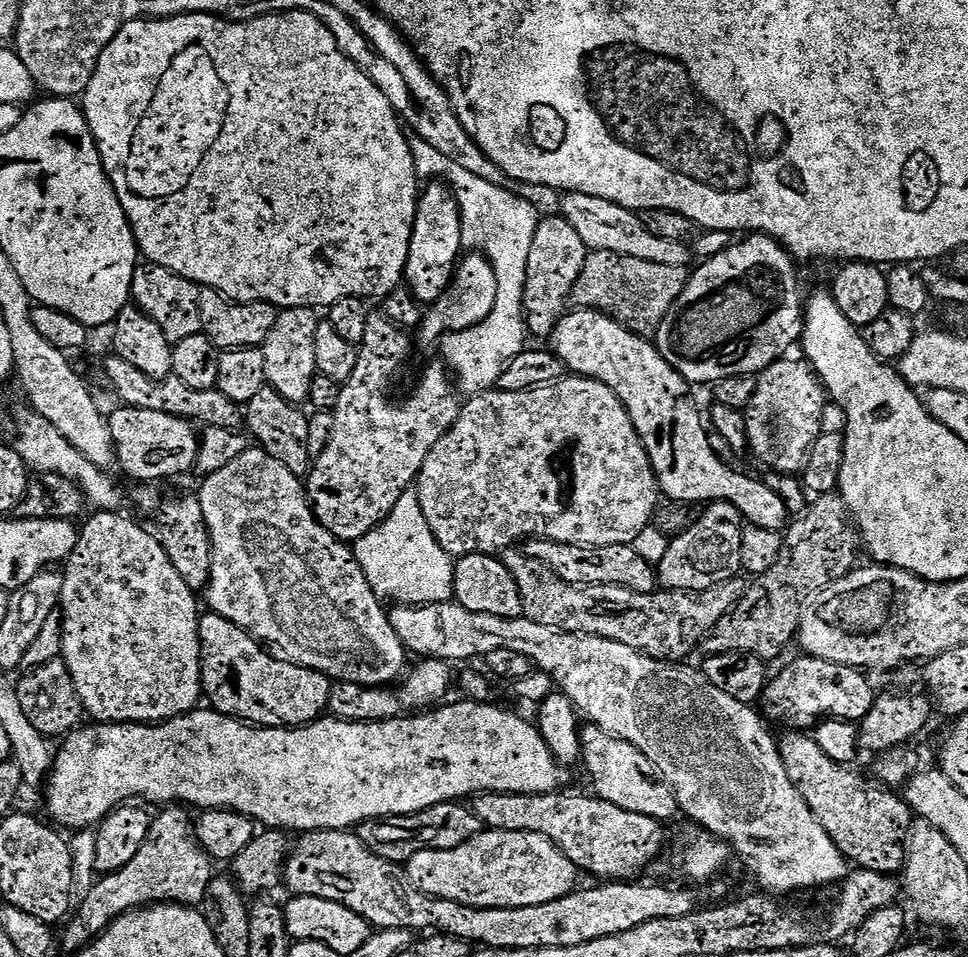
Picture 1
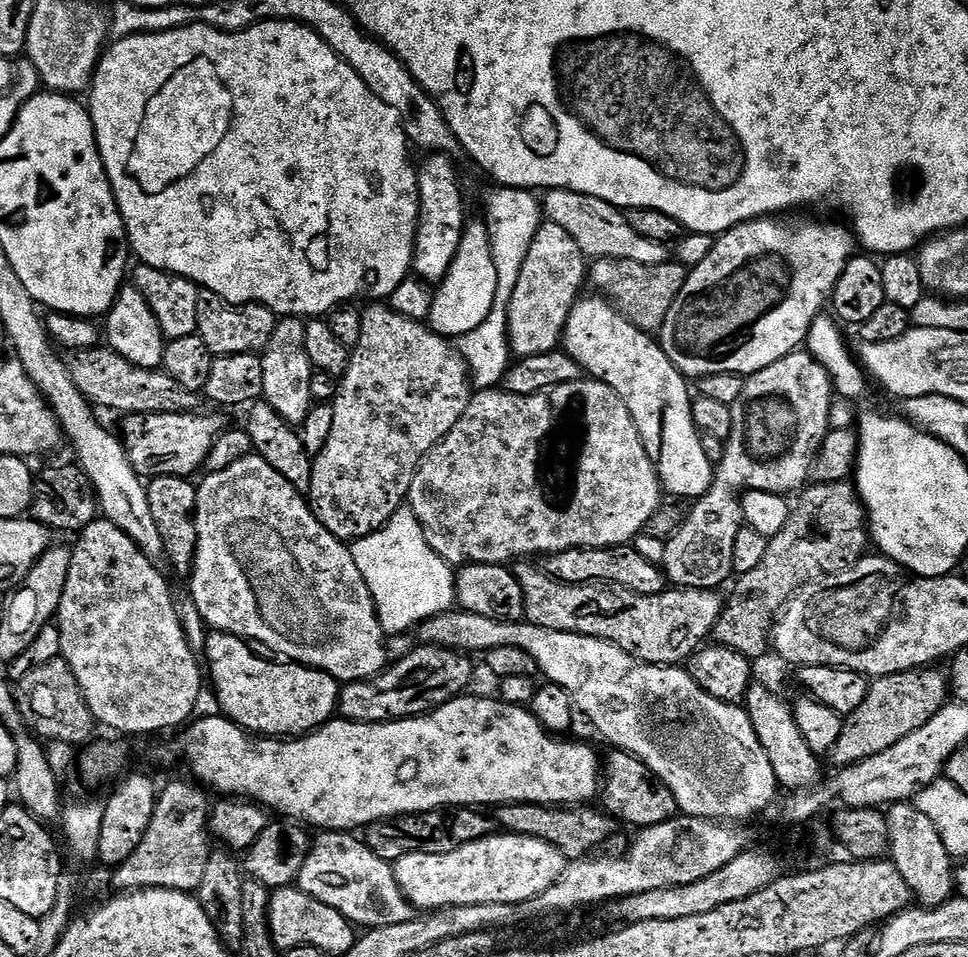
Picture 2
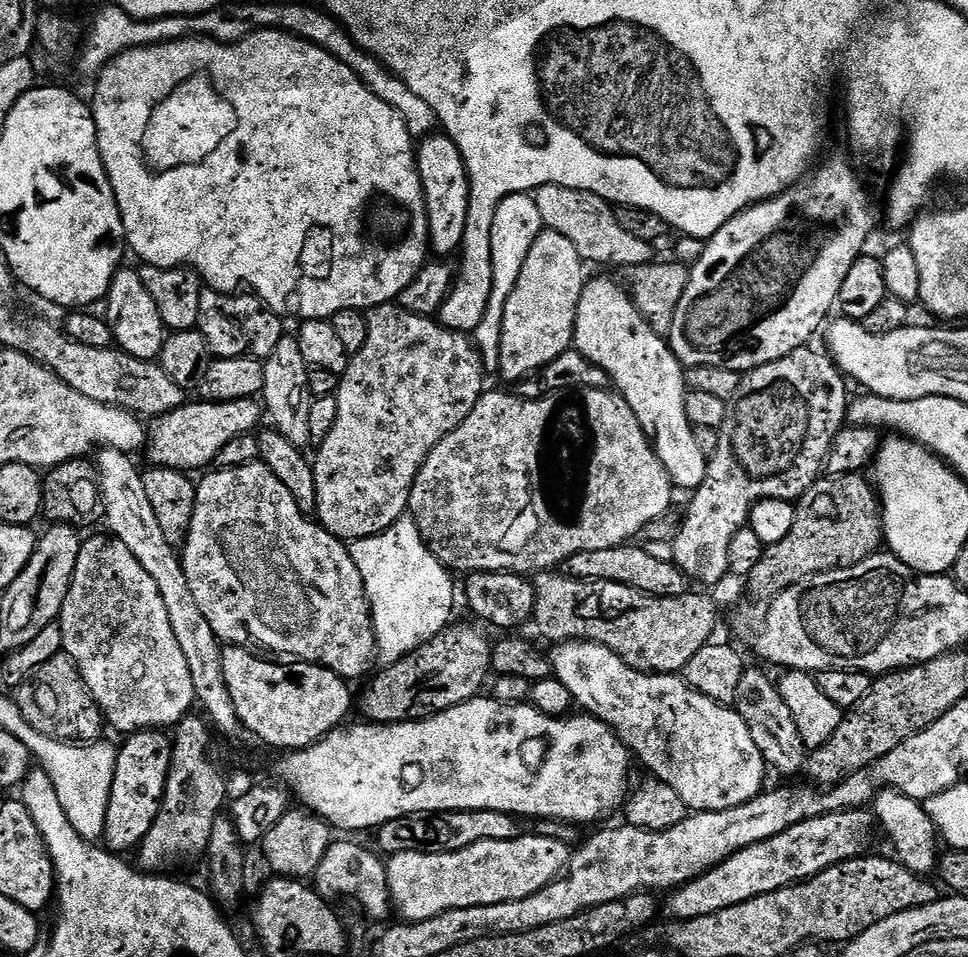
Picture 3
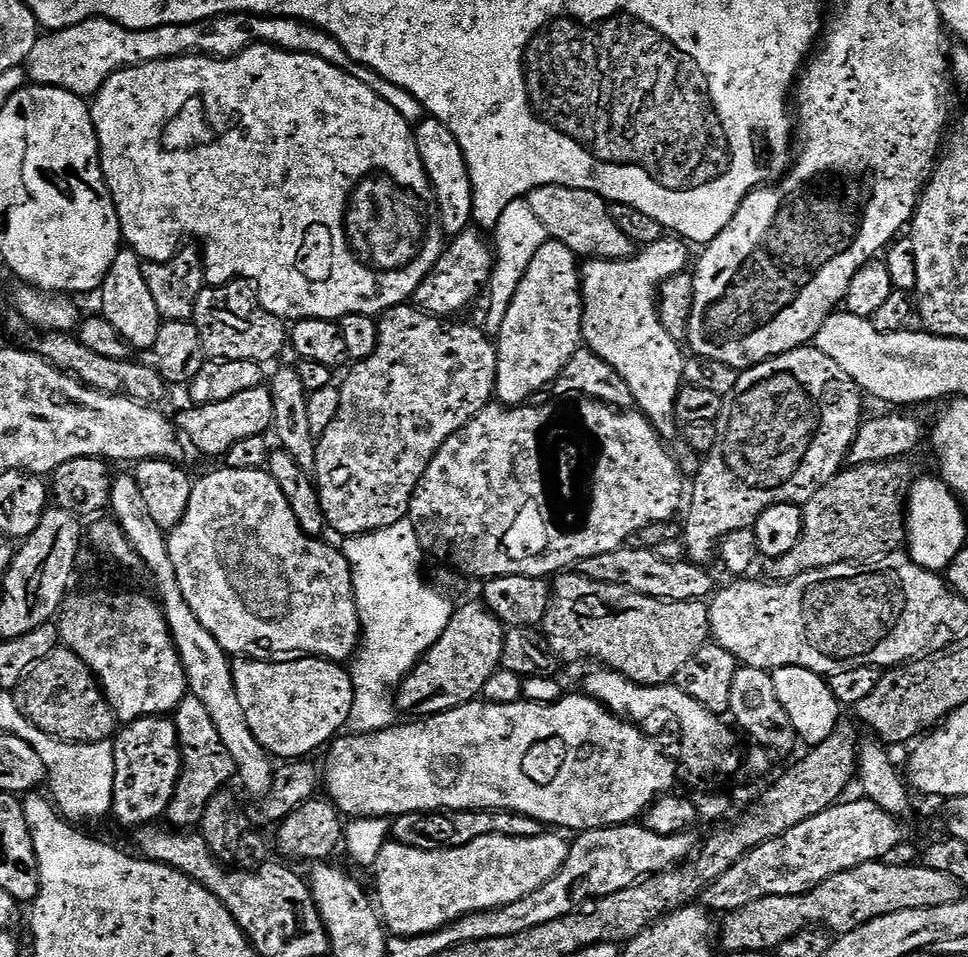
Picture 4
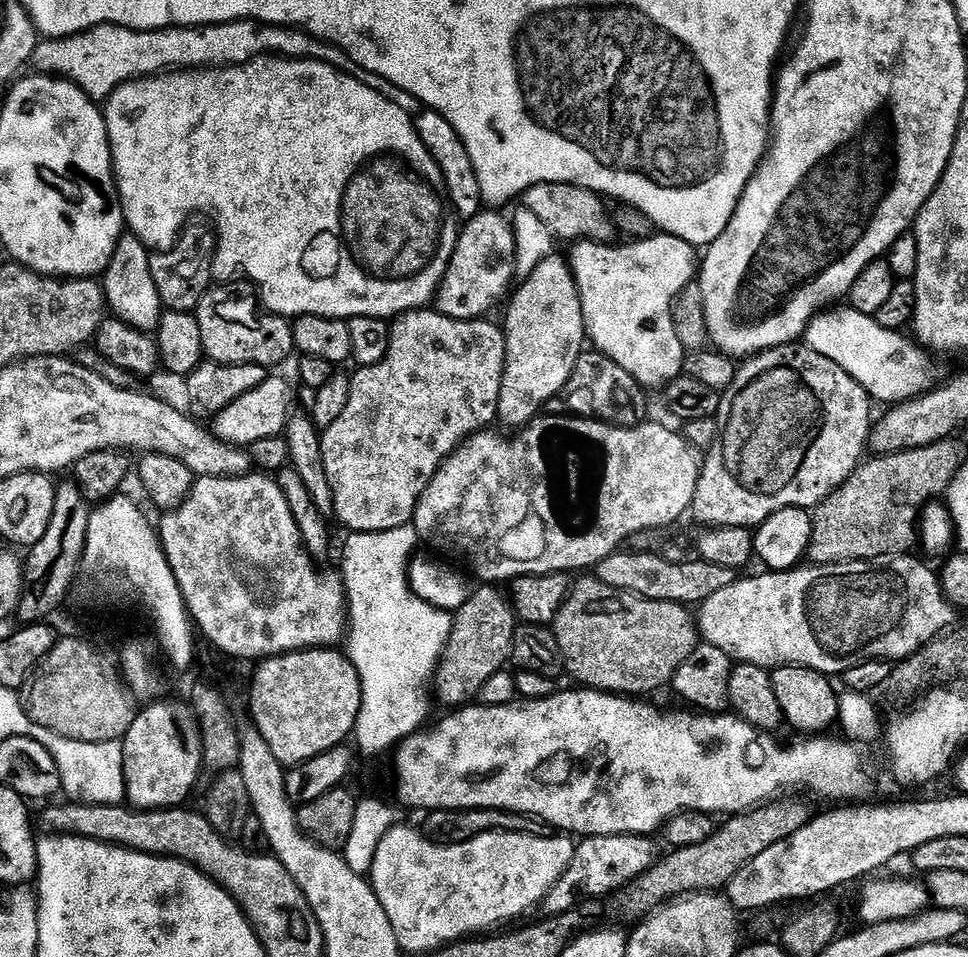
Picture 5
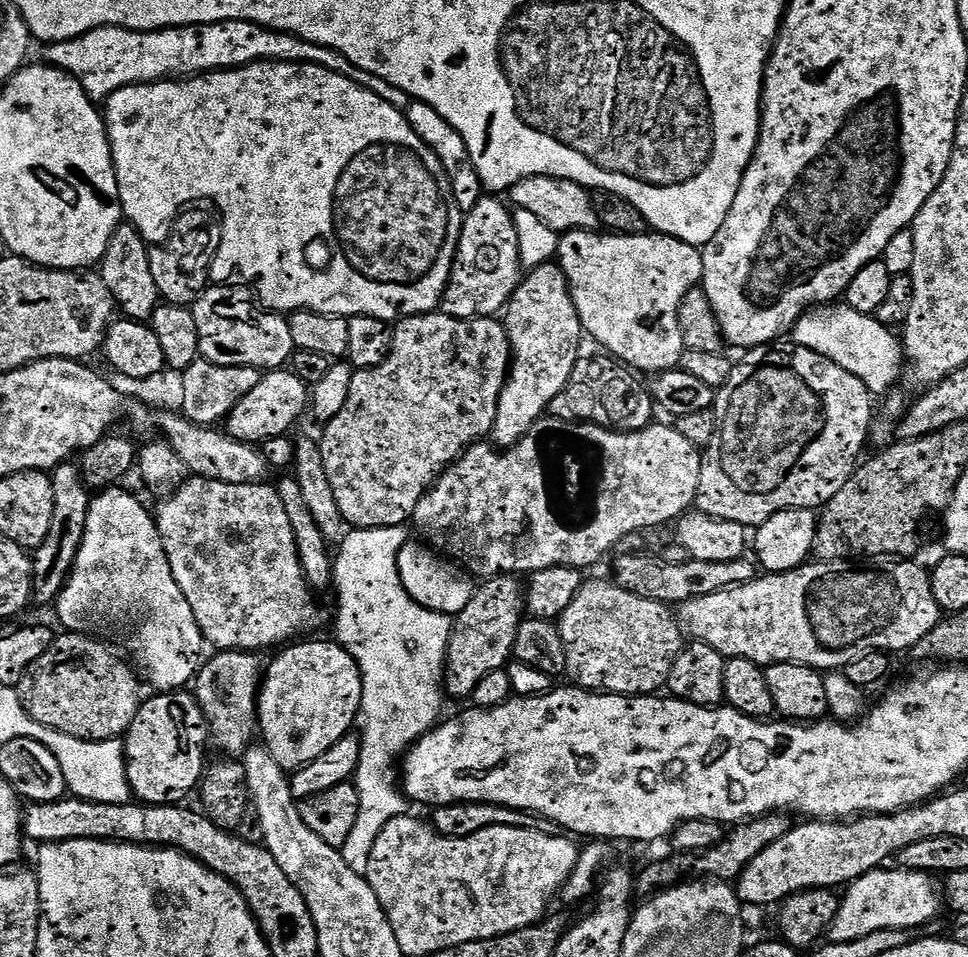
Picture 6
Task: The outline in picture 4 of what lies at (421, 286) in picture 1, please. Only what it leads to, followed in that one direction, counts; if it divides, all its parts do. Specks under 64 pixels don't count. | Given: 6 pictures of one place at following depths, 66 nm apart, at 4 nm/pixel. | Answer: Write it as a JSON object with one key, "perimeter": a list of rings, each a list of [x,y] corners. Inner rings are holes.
{"perimeter":[[[431,118],[421,120],[415,125],[414,131],[422,166],[430,178],[436,195],[440,229],[448,238],[462,234],[472,224],[472,183],[470,170],[466,166],[466,158],[462,154],[462,146],[458,146],[458,138],[450,134],[447,126]]]}

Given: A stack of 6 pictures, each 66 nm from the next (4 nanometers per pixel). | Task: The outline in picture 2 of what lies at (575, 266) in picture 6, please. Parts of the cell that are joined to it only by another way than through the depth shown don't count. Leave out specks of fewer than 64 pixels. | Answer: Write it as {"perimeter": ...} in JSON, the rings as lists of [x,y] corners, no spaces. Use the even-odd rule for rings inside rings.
{"perimeter":[[[592,294],[592,297],[581,298],[577,300],[575,306],[572,307],[572,313],[566,326],[564,327],[564,339],[562,341],[563,351],[570,354],[570,358],[574,358],[574,362],[578,362],[581,371],[586,373],[593,380],[601,380],[606,386],[610,386],[610,390],[614,390],[622,398],[622,402],[626,402],[626,406],[630,410],[630,414],[634,418],[634,422],[638,426],[638,434],[642,438],[642,442],[646,446],[646,450],[650,454],[653,464],[656,466],[656,472],[660,475],[660,483],[663,491],[669,494],[669,497],[676,498],[680,492],[688,492],[688,460],[700,460],[700,448],[702,447],[700,431],[696,429],[694,422],[694,414],[692,413],[693,393],[688,393],[689,381],[680,373],[679,370],[670,362],[670,358],[660,347],[659,343],[649,333],[638,330],[638,326],[630,323],[616,307],[599,295]]]}

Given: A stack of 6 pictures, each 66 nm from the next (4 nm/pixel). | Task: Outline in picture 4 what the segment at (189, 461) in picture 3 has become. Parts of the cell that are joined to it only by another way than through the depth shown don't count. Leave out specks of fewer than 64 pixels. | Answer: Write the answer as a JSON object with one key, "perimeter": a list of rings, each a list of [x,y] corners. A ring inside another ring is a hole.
{"perimeter":[[[261,386],[254,390],[242,390],[242,394],[234,394],[234,398],[226,402],[188,406],[178,419],[178,428],[191,447],[193,444],[198,451],[220,458],[236,442],[265,435],[273,427],[274,418],[275,404],[271,387]]]}

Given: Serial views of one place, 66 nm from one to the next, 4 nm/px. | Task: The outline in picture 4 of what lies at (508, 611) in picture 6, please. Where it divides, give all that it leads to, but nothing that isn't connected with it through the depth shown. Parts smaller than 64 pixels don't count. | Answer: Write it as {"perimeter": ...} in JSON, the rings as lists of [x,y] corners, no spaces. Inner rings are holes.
{"perimeter":[[[482,602],[464,604],[455,609],[443,636],[423,659],[397,685],[394,702],[399,711],[416,716],[434,716],[473,703],[484,685],[500,668],[505,627]]]}

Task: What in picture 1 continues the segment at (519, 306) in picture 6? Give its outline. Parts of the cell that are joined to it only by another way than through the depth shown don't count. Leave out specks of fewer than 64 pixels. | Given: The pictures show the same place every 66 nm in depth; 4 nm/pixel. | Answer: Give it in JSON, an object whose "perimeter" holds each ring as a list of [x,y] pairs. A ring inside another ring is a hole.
{"perimeter":[[[563,214],[556,216],[545,215],[536,227],[534,242],[530,246],[528,259],[528,277],[524,287],[523,315],[528,320],[528,328],[536,336],[551,337],[557,320],[565,315],[564,303],[569,303],[573,295],[578,274],[582,274],[582,266],[586,262],[589,249],[578,238],[578,230],[566,222]]]}

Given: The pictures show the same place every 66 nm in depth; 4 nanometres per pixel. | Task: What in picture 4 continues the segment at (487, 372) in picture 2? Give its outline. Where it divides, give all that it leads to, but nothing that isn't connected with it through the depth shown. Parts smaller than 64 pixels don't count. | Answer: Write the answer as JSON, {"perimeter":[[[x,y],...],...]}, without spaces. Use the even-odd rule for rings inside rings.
{"perimeter":[[[521,198],[510,202],[510,206],[506,206],[506,210],[502,210],[502,218],[498,218],[494,229],[494,263],[492,265],[492,278],[488,282],[486,289],[486,300],[488,296],[488,313],[484,316],[482,327],[489,336],[495,337],[500,333],[500,327],[506,318],[506,310],[510,310],[510,302],[514,298],[514,290],[518,290],[518,282],[522,282],[522,274],[526,274],[526,266],[530,266],[531,259],[538,252],[538,246],[542,246],[550,239],[546,226],[542,226],[542,222],[538,222],[538,218],[534,214],[534,210],[530,210],[527,199]]]}

